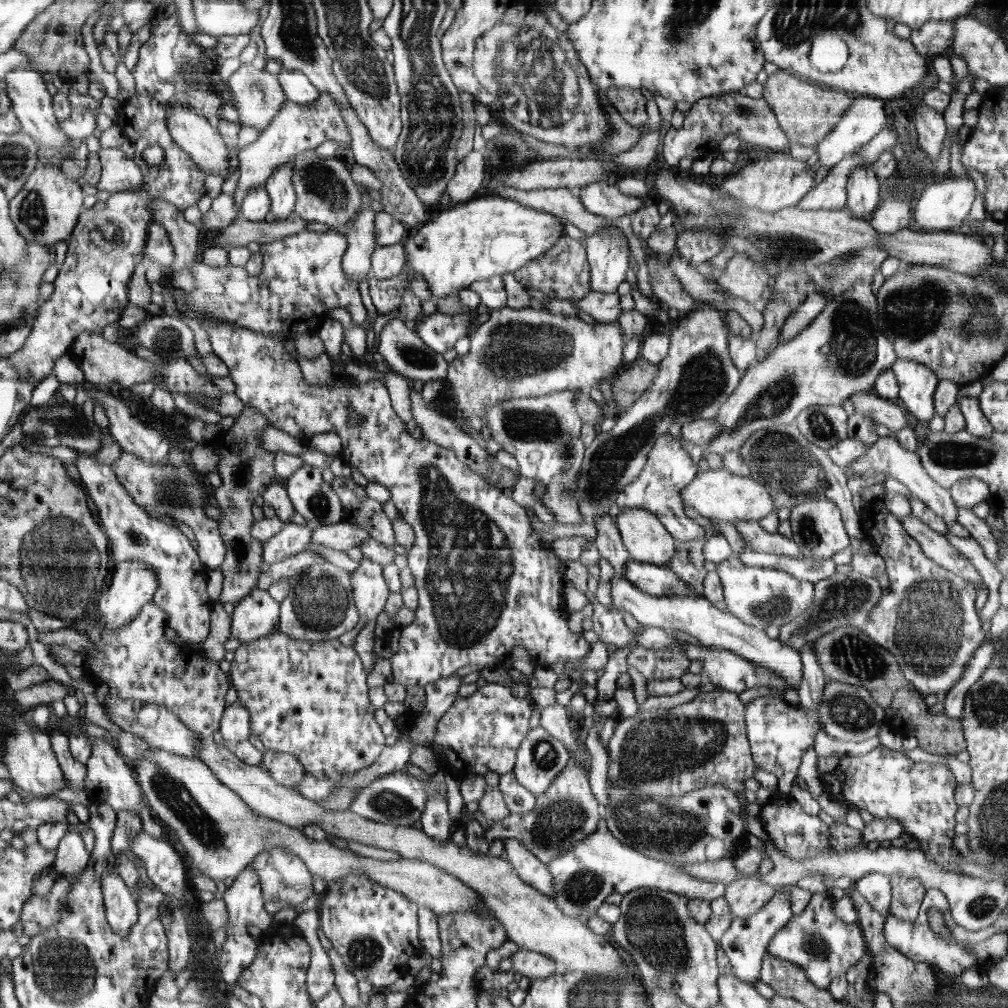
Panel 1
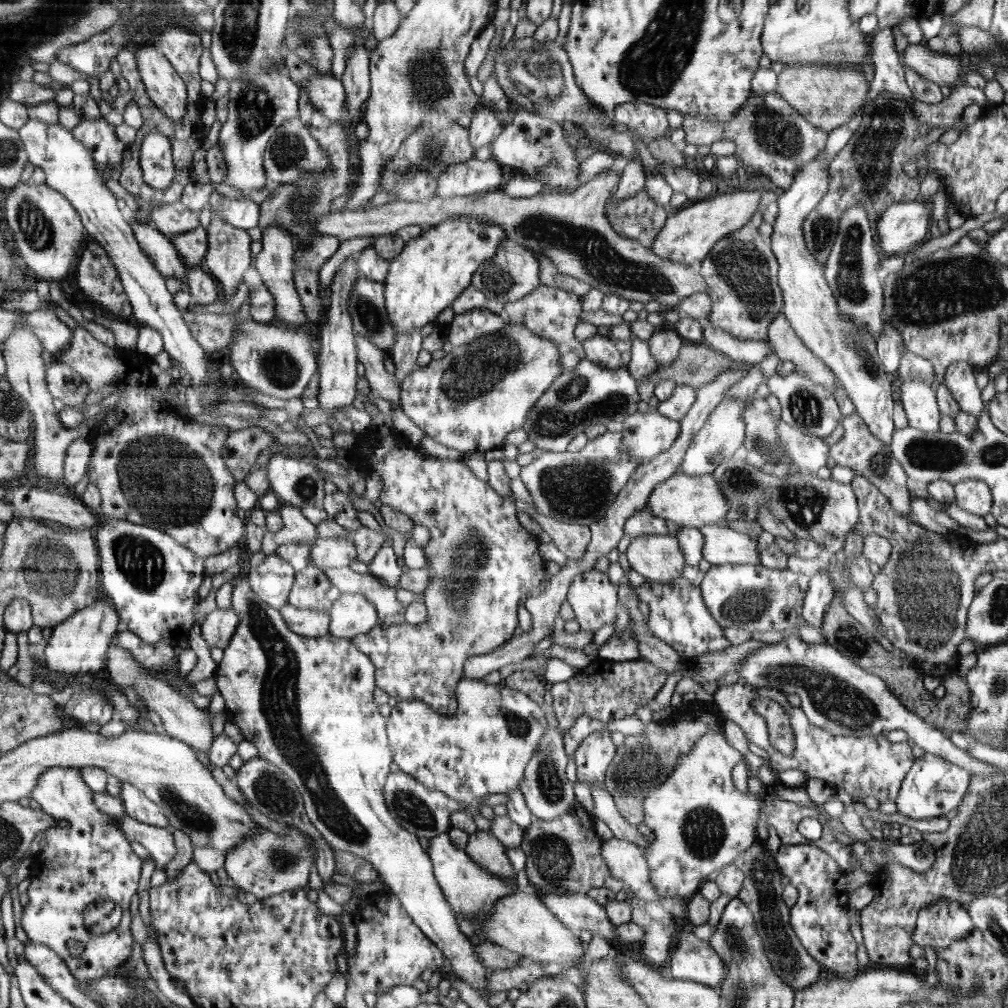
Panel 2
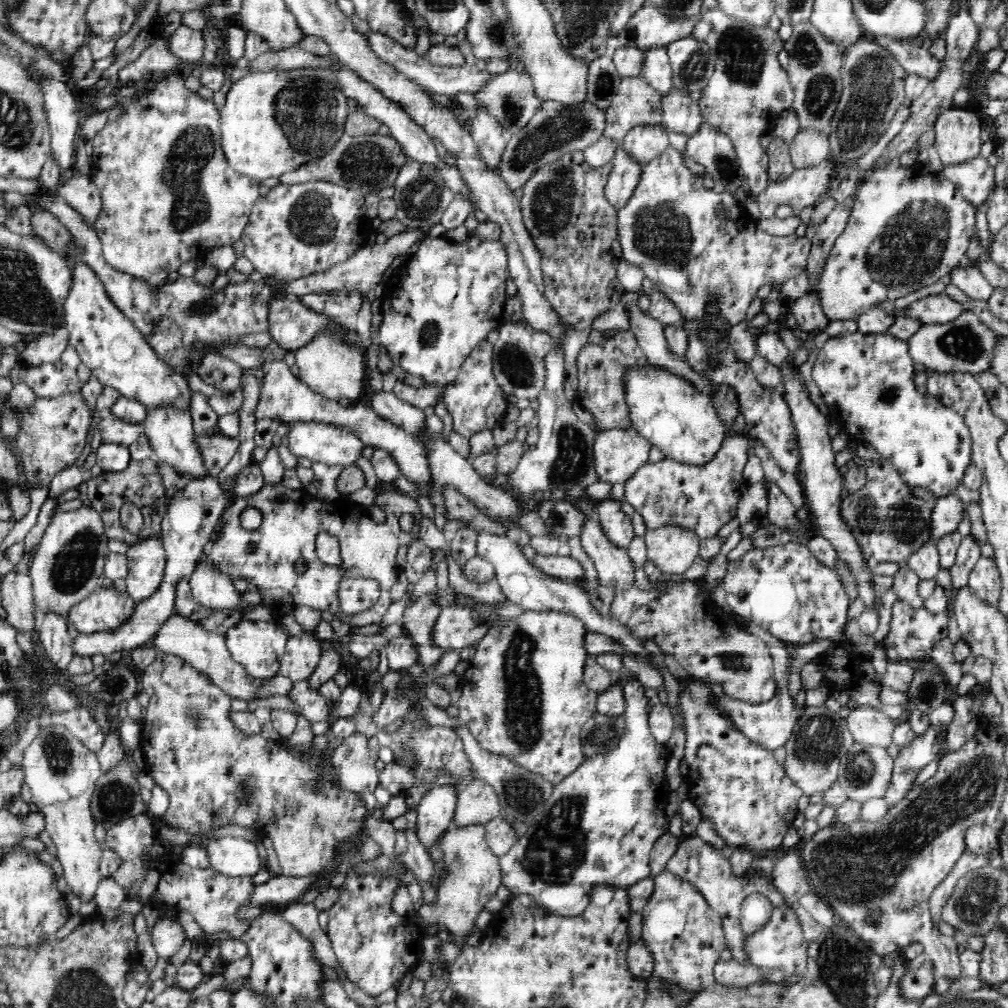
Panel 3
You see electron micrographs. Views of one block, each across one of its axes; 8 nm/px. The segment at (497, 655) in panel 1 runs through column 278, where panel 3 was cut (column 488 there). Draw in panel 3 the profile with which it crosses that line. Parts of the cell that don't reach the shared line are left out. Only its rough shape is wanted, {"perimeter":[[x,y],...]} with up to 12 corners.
{"perimeter":[[480,341],[441,396],[454,431],[500,426],[508,402]]}

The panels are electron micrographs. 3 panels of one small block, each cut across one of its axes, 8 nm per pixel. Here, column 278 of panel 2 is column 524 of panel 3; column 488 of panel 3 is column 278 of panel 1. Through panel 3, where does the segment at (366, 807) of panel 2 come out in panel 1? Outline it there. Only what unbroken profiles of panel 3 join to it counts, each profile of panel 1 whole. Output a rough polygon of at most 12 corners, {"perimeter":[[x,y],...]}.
{"perimeter":[[286,633],[231,653],[266,750],[344,778],[386,738],[338,640]]}

